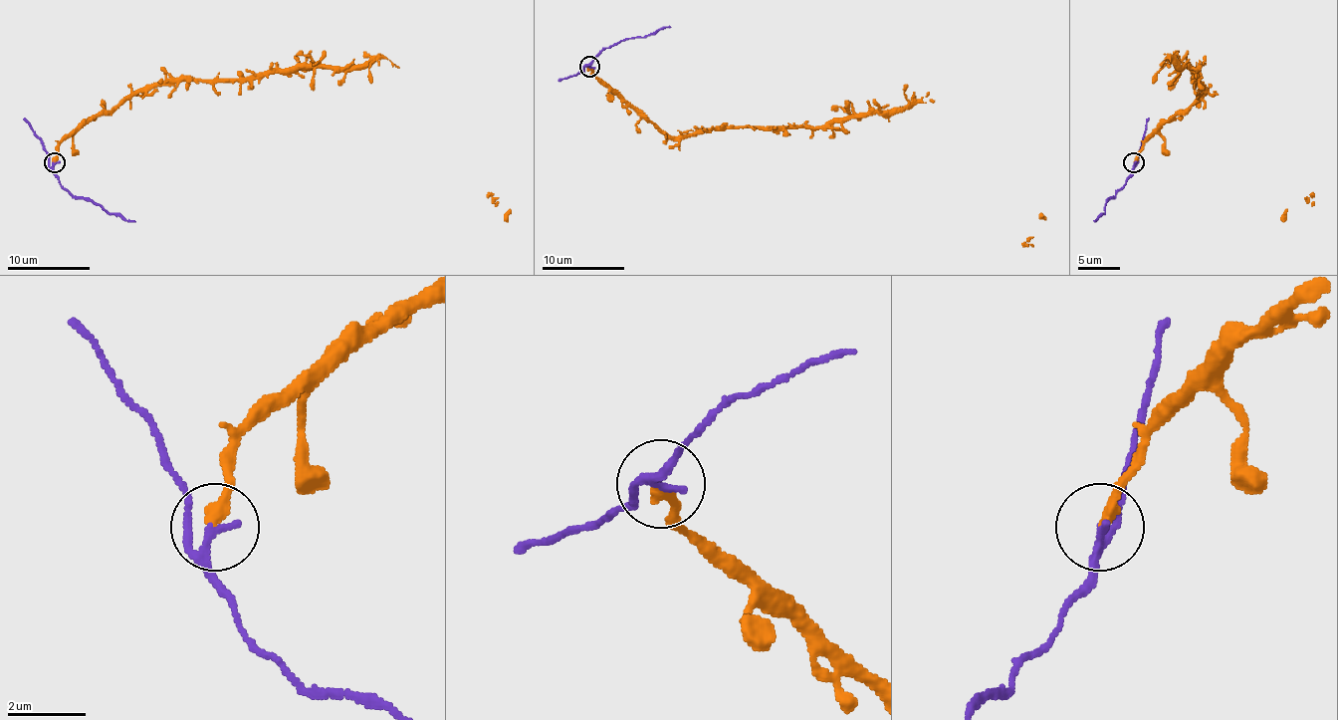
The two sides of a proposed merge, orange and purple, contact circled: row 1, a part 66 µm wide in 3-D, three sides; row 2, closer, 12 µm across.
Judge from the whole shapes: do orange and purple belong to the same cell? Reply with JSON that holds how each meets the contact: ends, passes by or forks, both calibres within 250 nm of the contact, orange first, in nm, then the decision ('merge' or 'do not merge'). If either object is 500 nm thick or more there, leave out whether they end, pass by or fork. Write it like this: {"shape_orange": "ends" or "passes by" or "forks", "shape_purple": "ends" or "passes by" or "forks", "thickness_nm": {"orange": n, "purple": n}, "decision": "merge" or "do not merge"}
{"shape_orange": "ends", "shape_purple": "passes by", "thickness_nm": {"orange": 280, "purple": 160}, "decision": "do not merge"}

